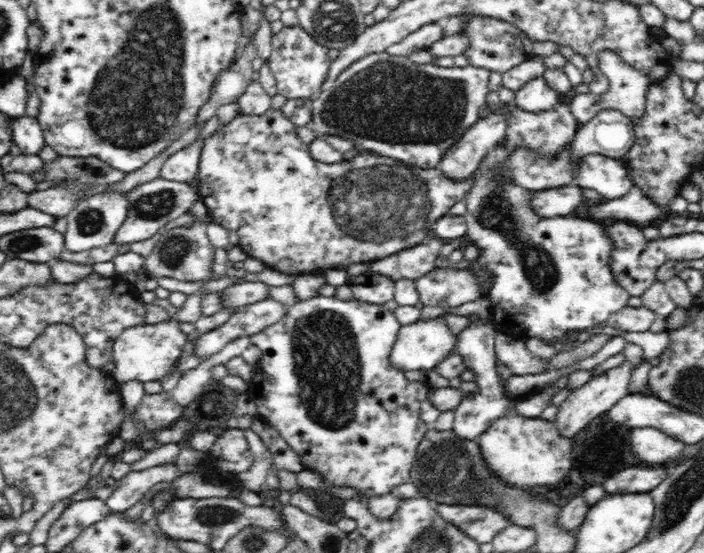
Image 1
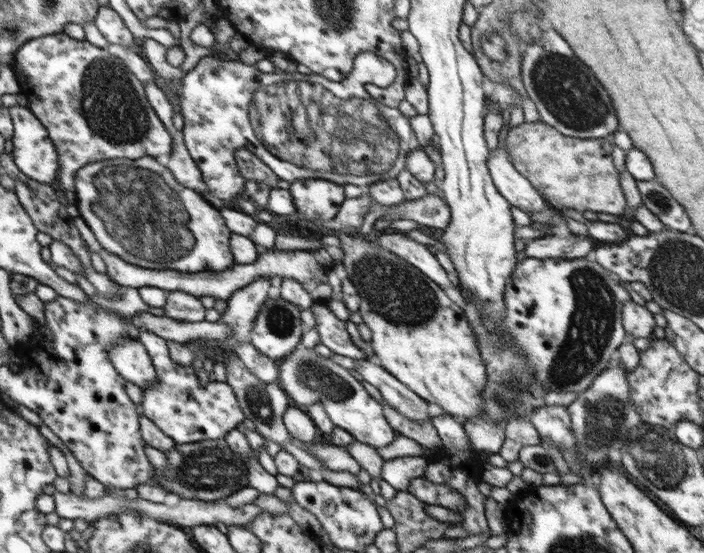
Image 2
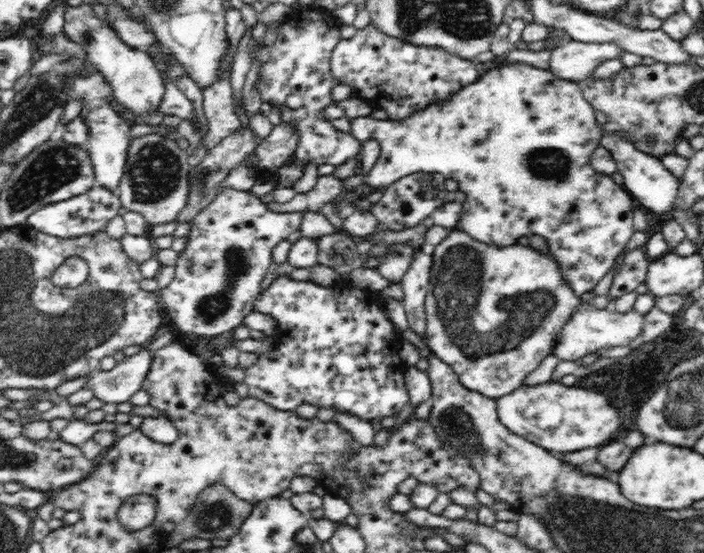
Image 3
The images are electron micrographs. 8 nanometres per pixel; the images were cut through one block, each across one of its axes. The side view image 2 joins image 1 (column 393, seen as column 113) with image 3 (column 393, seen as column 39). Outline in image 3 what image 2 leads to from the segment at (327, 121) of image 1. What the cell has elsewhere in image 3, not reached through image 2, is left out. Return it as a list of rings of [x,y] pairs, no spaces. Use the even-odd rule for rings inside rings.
[[[370,23],[352,38],[342,40],[332,56],[332,70],[340,84],[352,88],[350,97],[366,101],[372,107],[386,110],[388,119],[407,117],[428,102],[444,101],[448,94],[480,79],[482,68],[475,60],[452,56],[446,51],[410,45],[388,37]]]

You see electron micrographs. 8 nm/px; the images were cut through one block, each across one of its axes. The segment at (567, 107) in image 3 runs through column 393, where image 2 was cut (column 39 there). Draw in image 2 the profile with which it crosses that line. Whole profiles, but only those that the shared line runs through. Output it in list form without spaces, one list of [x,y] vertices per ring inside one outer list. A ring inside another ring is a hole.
[[[19,104],[9,108],[11,119],[14,126],[14,143],[13,162],[18,168],[30,176],[32,180],[36,180],[42,184],[52,185],[58,179],[60,169],[60,159],[58,150],[53,140],[48,134],[47,127],[40,122],[39,117],[26,106]]]

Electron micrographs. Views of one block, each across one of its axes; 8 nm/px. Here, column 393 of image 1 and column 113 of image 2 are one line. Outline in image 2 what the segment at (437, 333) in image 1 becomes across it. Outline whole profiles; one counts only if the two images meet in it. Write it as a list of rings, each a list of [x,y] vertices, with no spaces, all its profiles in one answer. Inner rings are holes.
[[[132,337],[120,340],[120,344],[112,346],[110,350],[115,369],[127,382],[136,384],[140,389],[156,382],[156,370],[150,358],[150,352],[144,344]]]

